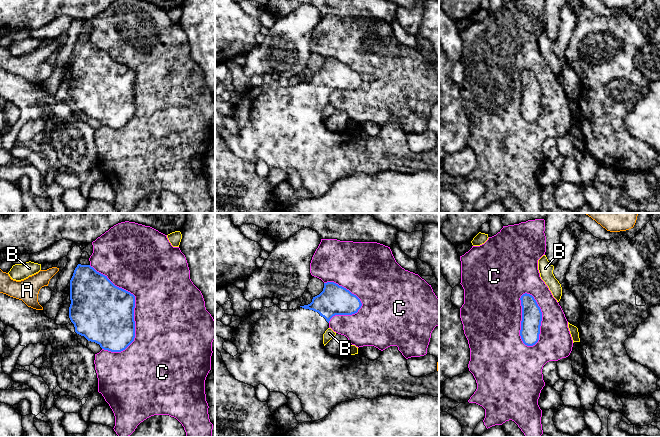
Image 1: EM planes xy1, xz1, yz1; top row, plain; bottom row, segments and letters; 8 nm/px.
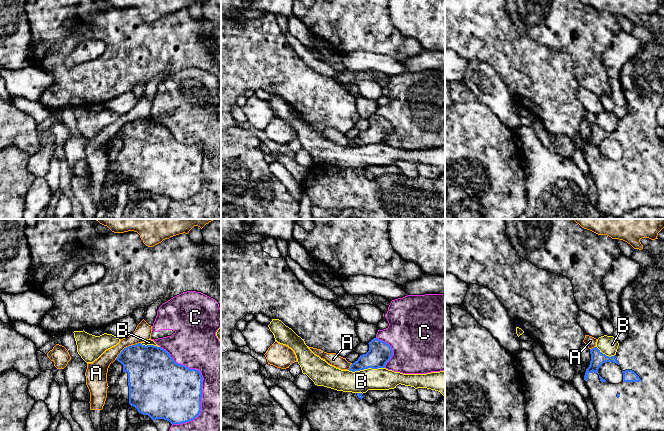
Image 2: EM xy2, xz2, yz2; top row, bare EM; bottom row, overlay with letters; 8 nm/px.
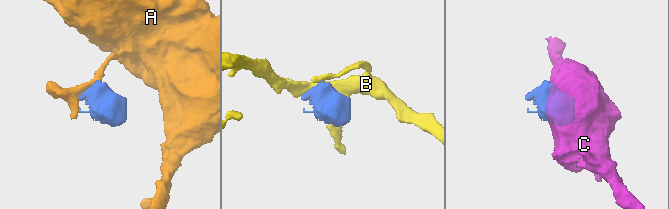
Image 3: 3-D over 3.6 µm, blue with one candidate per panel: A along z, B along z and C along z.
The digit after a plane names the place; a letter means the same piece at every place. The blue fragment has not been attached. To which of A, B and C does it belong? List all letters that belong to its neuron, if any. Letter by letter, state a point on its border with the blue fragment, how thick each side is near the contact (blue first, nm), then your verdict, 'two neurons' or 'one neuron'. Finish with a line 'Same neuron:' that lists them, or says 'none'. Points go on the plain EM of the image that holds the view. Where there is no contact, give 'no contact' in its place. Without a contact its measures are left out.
A: xy2 (126, 123) | 360/140 nm | two neurons
B: xz2 (366, 144) | 180/180 nm | two neurons
C: xy1 (134, 78) | 460/500 nm | two neurons
Same neuron: none

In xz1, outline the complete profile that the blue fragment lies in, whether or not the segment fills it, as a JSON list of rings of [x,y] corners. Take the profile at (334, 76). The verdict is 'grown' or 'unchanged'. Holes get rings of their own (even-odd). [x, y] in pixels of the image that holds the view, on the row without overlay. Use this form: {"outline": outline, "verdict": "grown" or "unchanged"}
{"outline": [[[327,58],[324,59],[323,67],[313,73],[310,80],[300,82],[296,86],[281,86],[274,81],[246,90],[239,102],[233,105],[230,116],[238,125],[236,132],[231,132],[223,125],[225,116],[219,112],[215,112],[215,124],[221,129],[228,147],[236,156],[253,163],[262,160],[270,168],[280,168],[286,173],[289,168],[293,168],[301,176],[303,187],[311,193],[312,197],[323,195],[337,180],[348,176],[375,175],[385,171],[415,173],[425,170],[439,173],[439,148],[424,153],[411,152],[407,135],[397,122],[383,126],[377,136],[370,136],[361,130],[332,131],[326,127],[323,110],[329,104],[330,95],[335,91],[355,90],[361,82],[360,75],[349,66],[334,58]]], "verdict": "grown"}

